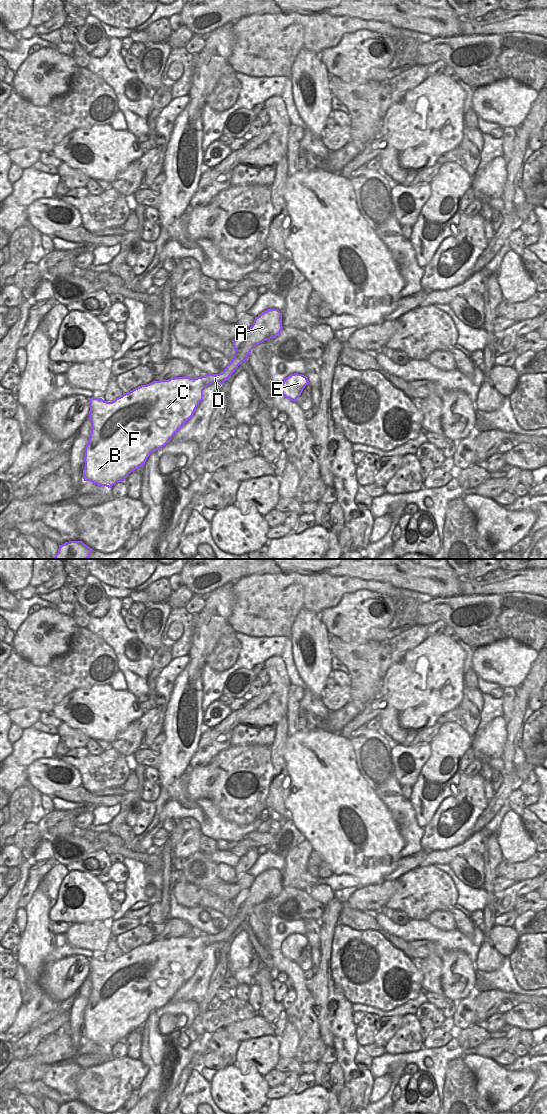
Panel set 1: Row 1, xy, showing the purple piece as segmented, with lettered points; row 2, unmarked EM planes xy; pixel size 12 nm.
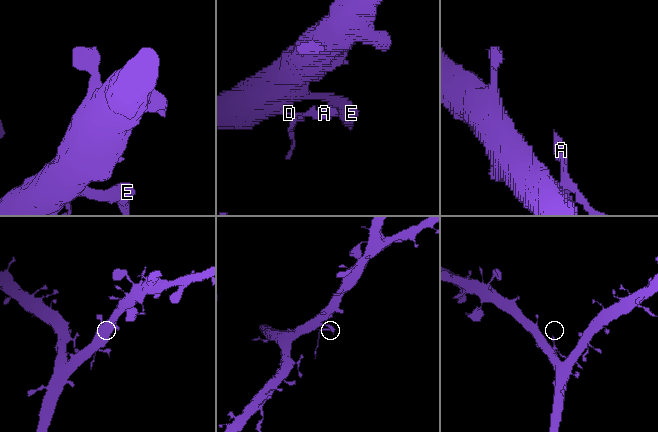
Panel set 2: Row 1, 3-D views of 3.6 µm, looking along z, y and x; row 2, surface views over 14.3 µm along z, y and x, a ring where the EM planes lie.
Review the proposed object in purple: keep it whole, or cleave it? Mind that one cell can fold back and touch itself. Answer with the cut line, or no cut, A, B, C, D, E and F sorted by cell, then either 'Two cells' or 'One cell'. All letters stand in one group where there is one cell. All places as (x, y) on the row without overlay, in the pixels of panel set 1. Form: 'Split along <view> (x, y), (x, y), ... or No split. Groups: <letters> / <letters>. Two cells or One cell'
Split along xy (201, 936), (207, 945). Groups: A D / B C E F. Two cells.

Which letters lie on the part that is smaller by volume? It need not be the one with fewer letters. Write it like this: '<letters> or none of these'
A, D

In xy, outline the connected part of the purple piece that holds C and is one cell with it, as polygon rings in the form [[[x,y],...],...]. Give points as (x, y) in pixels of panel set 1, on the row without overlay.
[[[183,936],[141,945],[112,962],[104,961],[102,958],[89,958],[88,976],[91,981],[91,993],[83,1018],[84,1041],[111,1048],[116,1043],[124,1041],[131,1032],[144,1026],[150,1014],[170,1003],[174,994],[193,976],[197,966],[203,960],[203,950],[207,946],[202,937]]]

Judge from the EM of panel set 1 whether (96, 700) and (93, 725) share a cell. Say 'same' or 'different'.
same

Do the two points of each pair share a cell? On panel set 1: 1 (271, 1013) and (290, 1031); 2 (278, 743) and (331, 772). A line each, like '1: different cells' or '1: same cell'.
1: different cells
2: different cells

